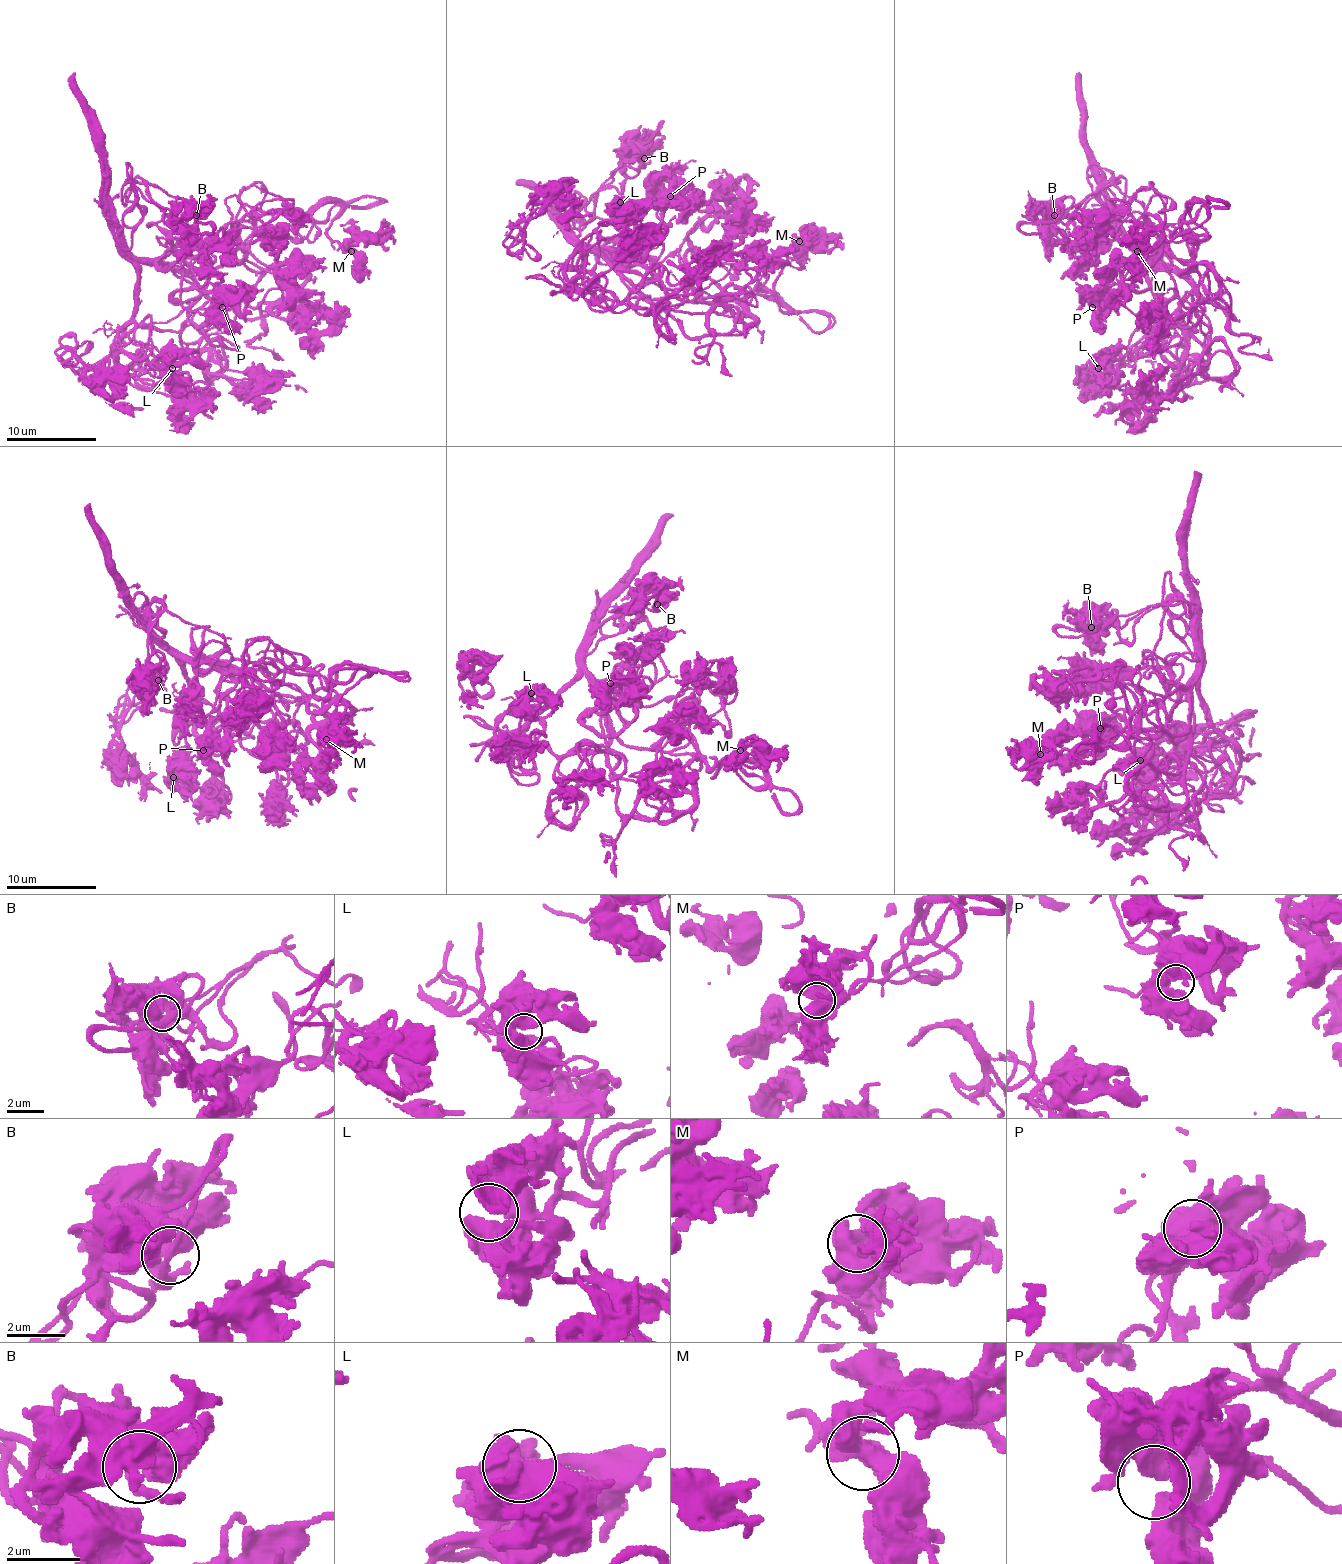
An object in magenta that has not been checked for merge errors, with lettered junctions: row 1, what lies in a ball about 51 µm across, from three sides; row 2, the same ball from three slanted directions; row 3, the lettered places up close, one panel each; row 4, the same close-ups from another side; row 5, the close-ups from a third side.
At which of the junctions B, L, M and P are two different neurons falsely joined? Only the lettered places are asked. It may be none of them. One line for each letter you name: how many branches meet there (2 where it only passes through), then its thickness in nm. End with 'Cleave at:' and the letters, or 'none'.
Cleave at: none

